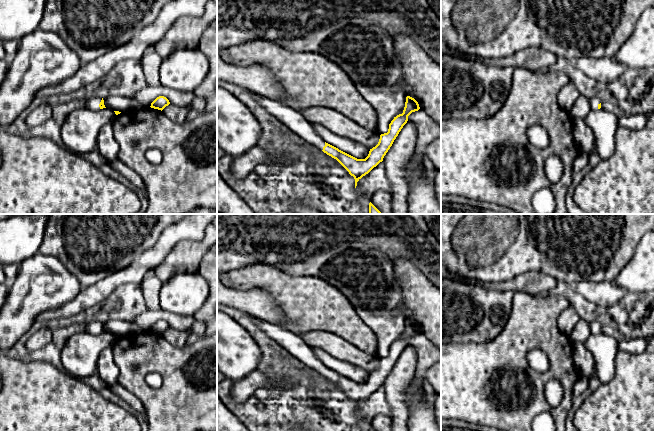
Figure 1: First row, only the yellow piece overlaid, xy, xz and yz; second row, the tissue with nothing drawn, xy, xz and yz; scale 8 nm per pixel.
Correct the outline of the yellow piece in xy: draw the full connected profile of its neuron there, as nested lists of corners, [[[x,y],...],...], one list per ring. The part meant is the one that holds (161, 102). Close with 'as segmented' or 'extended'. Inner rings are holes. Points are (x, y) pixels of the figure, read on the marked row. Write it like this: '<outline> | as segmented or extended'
[[[159,96],[151,103],[150,107],[162,111],[169,104],[170,104],[170,102],[166,97]]] | as segmented

